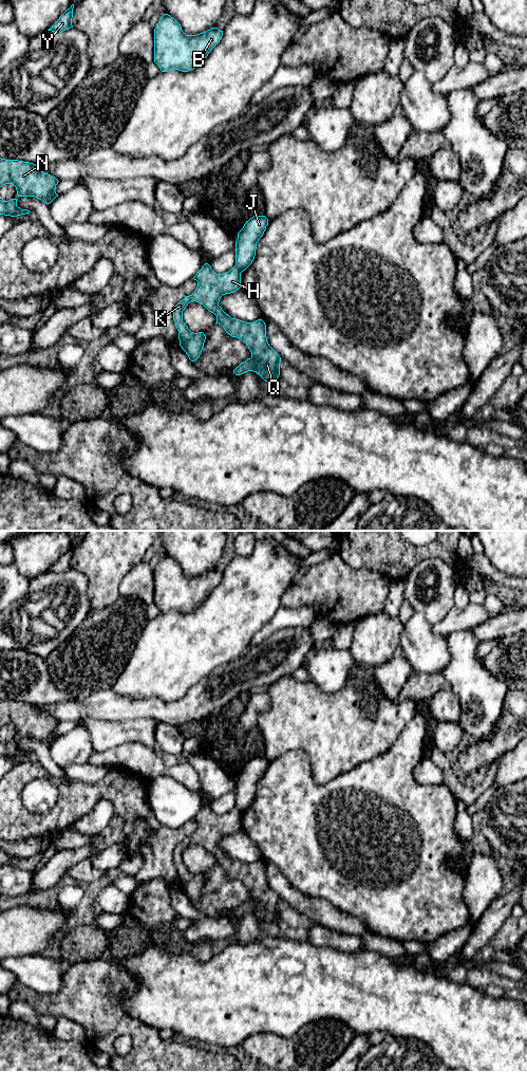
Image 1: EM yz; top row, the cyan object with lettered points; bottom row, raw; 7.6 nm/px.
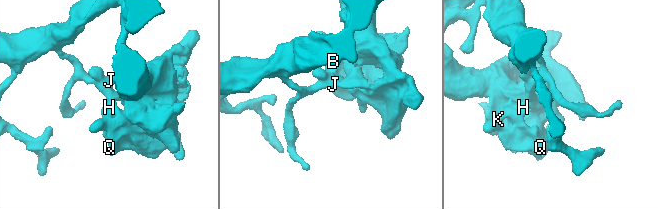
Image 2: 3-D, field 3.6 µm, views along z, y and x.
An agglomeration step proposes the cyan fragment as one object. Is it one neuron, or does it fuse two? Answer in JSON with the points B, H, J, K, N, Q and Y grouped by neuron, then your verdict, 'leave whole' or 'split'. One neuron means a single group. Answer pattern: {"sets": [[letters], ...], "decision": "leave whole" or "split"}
{"sets": [["B", "J"], ["H", "K", "N", "Q", "Y"]], "decision": "split"}

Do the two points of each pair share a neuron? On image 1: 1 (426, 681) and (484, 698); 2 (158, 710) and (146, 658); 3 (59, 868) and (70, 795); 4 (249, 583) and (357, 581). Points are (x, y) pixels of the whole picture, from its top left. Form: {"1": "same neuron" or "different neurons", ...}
{"1": "different neurons", "2": "different neurons", "3": "different neurons", "4": "different neurons"}

